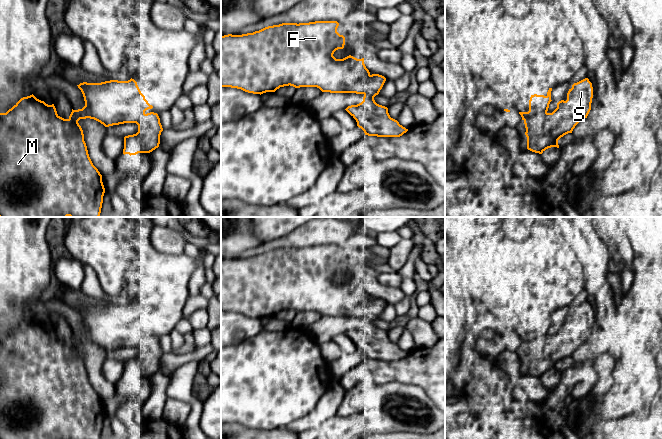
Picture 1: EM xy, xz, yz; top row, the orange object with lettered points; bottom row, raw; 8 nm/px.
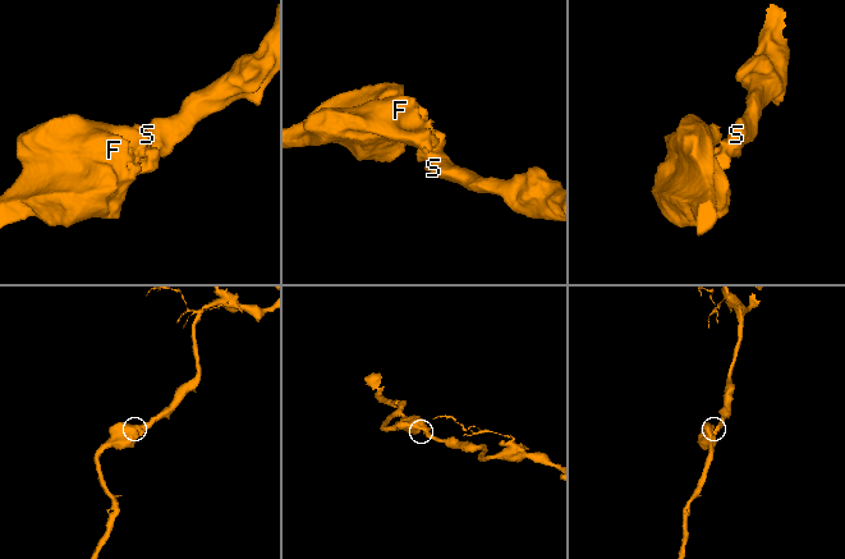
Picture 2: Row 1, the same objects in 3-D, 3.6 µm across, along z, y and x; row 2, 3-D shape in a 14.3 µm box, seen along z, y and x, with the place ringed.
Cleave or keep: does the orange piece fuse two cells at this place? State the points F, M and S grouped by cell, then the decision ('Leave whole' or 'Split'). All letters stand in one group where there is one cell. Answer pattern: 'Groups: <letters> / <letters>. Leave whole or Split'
Groups: F M S. Leave whole

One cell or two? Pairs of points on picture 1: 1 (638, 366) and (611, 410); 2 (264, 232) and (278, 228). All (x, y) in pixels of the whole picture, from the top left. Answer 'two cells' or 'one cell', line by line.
1: two cells
2: one cell

